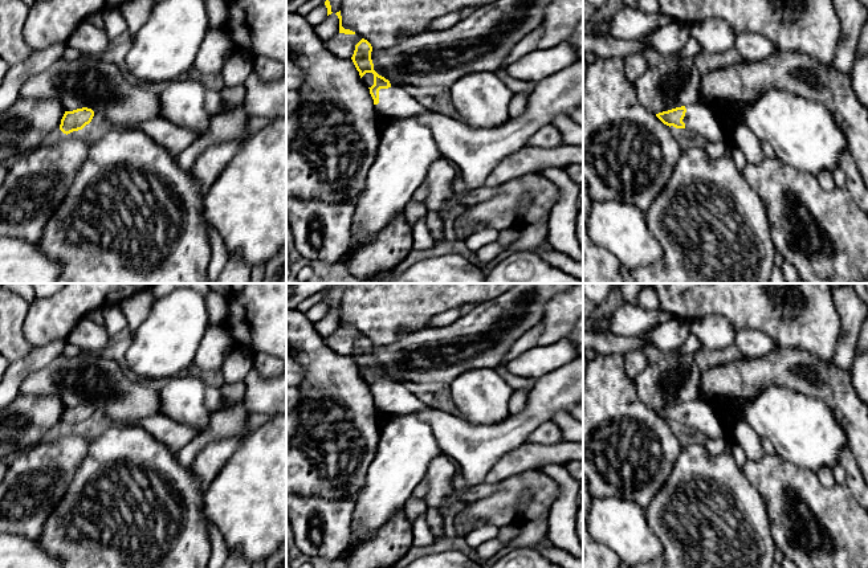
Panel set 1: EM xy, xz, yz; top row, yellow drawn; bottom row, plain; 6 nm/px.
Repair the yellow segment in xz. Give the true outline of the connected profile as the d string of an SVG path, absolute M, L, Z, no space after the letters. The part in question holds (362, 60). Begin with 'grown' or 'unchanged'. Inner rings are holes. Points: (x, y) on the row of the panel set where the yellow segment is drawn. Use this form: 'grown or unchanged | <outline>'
grown | M362 38L355 45L351 60L360 78L366 73L374 74L374 85L368 89L376 114L383 122L416 117L431 128L443 156L461 172L465 189L455 192L448 200L439 214L443 221L462 204L468 193L485 185L500 162L527 147L529 139L538 130L551 126L558 115L583 109L583 60L535 83L522 115L509 118L497 127L477 128L427 110L404 89L391 85L374 70L371 52L371 44Z

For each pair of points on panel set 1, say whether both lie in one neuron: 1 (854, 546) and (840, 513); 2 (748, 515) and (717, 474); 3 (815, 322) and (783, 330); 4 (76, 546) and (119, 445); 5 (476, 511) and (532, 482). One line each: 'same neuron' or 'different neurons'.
1: same neuron
2: same neuron
3: same neuron
4: same neuron
5: same neuron

